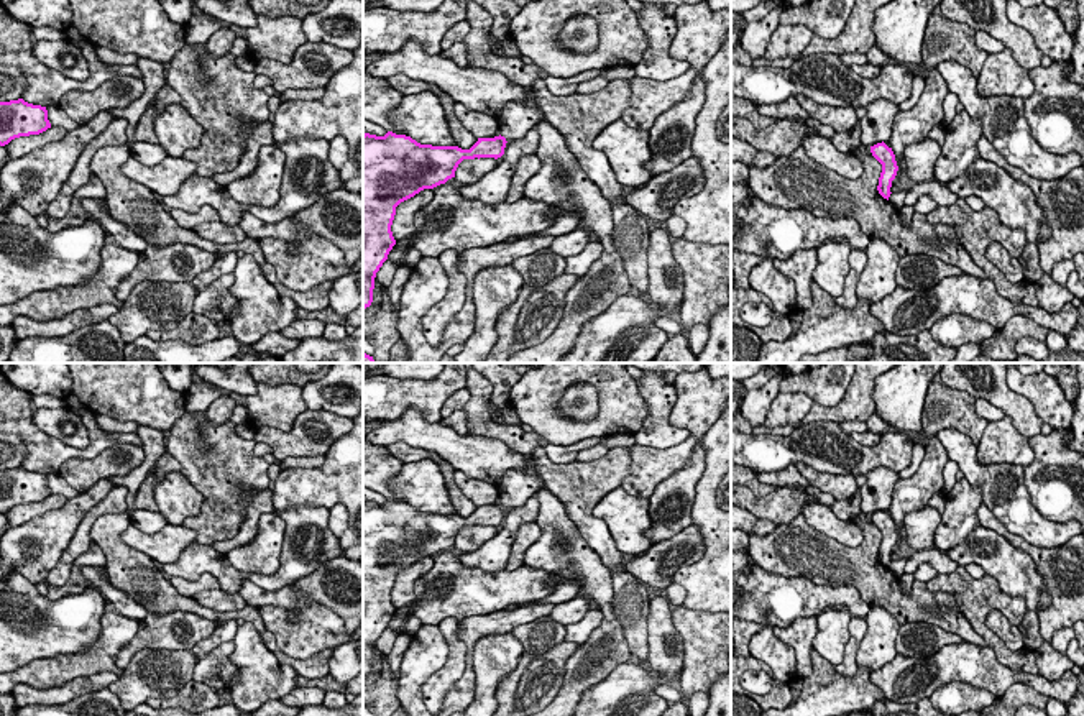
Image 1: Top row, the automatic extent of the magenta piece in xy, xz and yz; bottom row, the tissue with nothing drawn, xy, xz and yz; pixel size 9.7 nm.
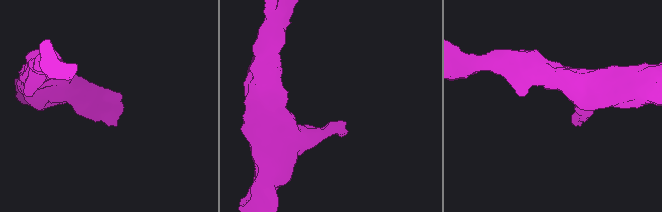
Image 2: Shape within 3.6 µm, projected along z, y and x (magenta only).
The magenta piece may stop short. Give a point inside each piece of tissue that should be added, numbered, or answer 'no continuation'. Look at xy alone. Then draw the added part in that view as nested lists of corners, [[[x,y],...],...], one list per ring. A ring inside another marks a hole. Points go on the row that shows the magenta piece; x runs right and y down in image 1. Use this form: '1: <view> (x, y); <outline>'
no continuation

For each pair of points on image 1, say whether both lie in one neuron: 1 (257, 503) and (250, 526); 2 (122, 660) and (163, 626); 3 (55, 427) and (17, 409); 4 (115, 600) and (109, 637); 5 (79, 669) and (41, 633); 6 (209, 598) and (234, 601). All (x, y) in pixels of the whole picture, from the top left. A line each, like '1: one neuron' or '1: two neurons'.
1: one neuron
2: one neuron
3: two neurons
4: two neurons
5: two neurons
6: one neuron

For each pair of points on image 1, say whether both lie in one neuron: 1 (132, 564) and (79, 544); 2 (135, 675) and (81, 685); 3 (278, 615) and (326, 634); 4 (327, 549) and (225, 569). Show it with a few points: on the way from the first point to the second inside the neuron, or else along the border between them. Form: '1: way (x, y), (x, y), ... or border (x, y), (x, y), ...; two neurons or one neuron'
1: border (120, 513), (104, 513), (94, 523), (91, 539); two neurons
2: border (119, 679), (107, 687); two neurons
3: way (288, 626), (296, 634), (314, 634); one neuron
4: way (303, 557), (278, 580), (258, 580), (250, 575); one neuron

